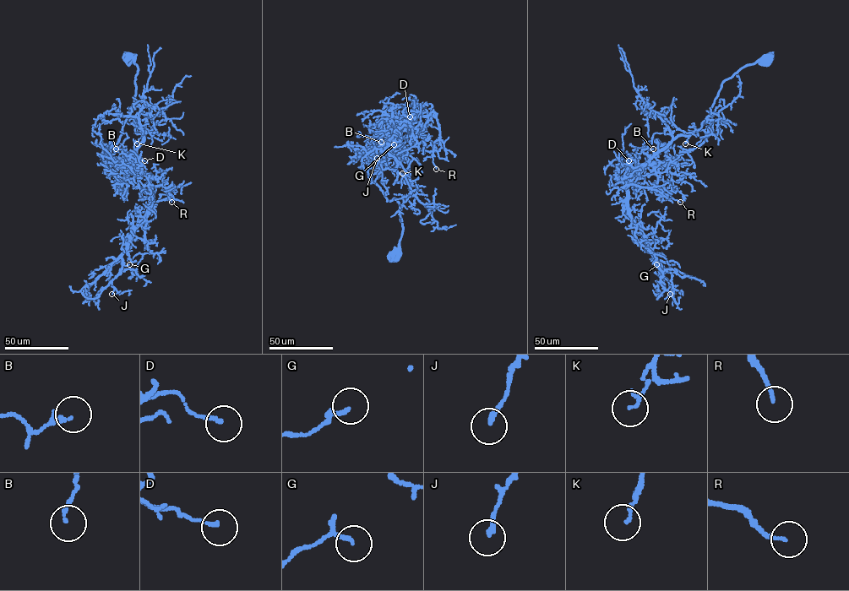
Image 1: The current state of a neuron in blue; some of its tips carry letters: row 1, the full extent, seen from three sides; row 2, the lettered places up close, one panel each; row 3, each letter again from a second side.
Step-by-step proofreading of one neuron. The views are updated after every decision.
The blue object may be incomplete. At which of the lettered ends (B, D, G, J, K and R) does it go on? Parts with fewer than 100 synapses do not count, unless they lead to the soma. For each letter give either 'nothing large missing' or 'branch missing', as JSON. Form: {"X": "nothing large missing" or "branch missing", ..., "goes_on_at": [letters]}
{"B": "nothing large missing", "D": "nothing large missing", "G": "nothing large missing", "J": "nothing large missing", "K": "nothing large missing", "R": "nothing large missing", "goes_on_at": []}

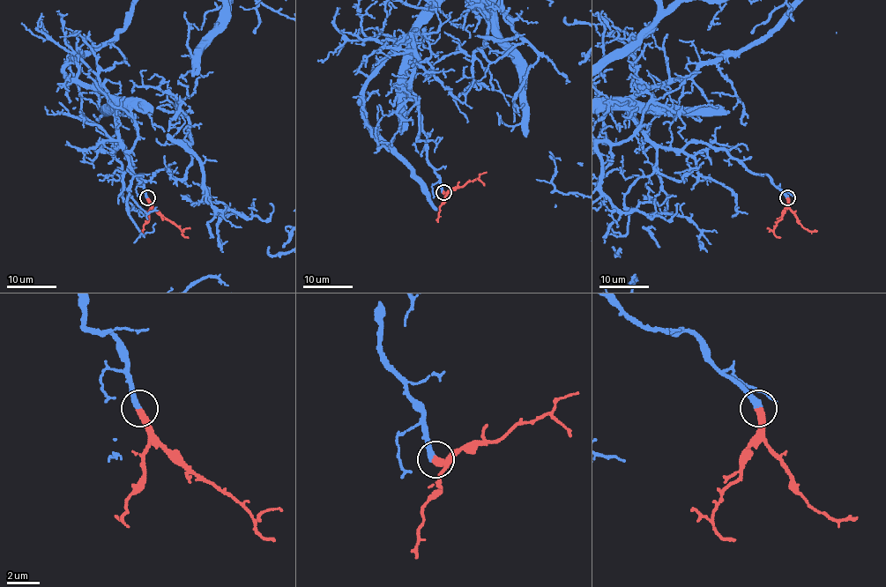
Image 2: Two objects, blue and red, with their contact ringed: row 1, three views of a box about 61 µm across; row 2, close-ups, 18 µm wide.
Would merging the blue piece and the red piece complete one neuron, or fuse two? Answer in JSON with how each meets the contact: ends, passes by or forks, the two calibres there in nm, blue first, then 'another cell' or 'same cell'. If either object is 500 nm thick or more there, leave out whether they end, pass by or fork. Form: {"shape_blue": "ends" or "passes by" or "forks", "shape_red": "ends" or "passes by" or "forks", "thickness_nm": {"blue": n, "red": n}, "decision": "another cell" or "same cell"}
{"shape_blue": "ends", "shape_red": "ends", "thickness_nm": {"blue": 380, "red": 400}, "decision": "same cell"}

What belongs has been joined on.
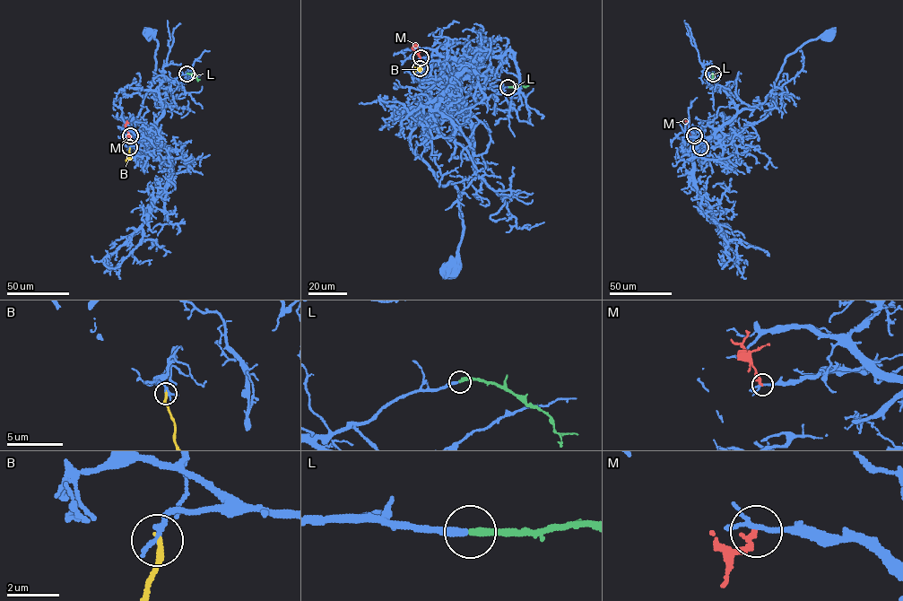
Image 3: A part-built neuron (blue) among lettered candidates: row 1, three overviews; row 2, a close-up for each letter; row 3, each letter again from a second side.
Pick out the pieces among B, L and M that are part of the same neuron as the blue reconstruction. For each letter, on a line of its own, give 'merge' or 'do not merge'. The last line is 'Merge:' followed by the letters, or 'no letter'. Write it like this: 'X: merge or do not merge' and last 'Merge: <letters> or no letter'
B: do not merge
L: merge
M: do not merge
Merge: L

